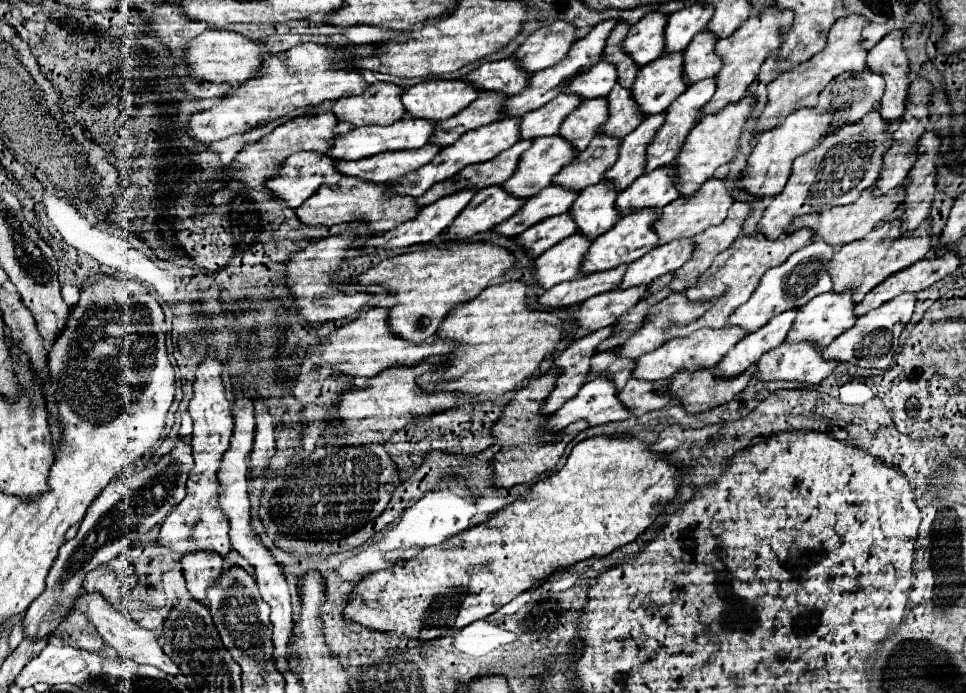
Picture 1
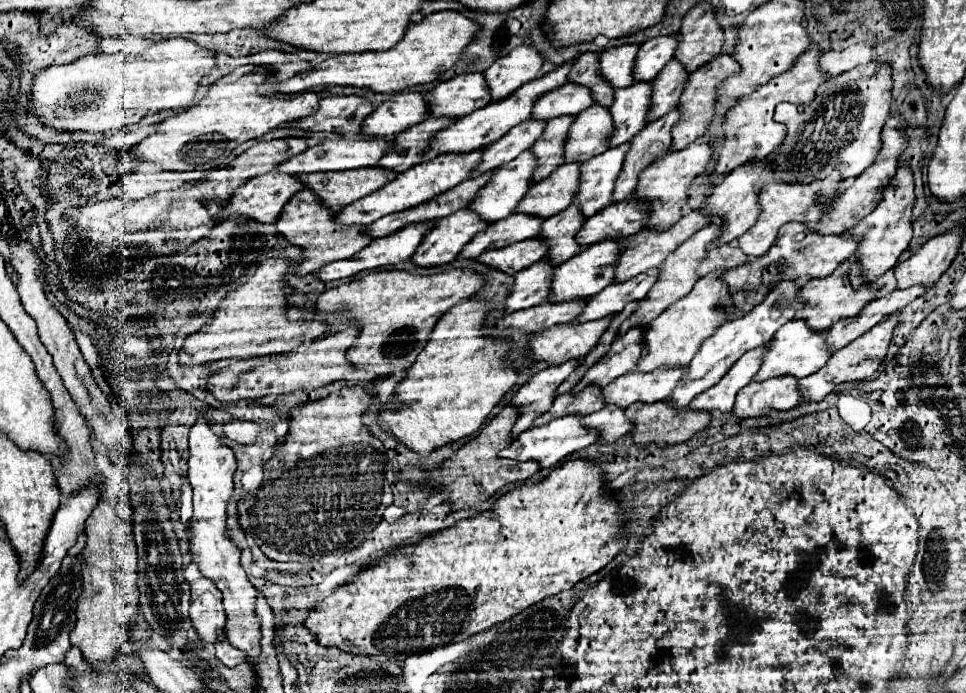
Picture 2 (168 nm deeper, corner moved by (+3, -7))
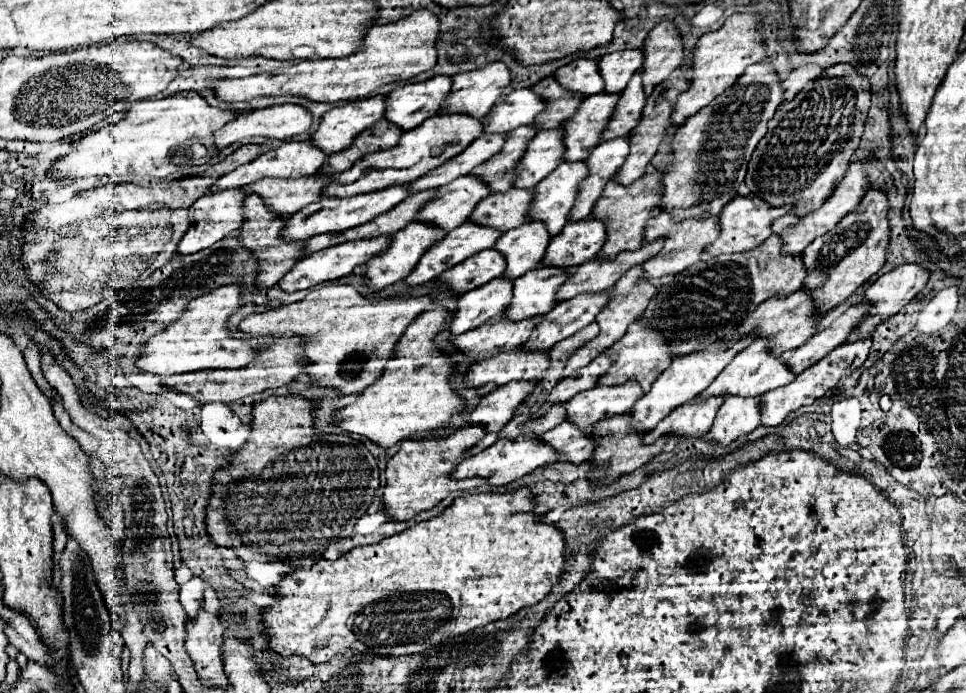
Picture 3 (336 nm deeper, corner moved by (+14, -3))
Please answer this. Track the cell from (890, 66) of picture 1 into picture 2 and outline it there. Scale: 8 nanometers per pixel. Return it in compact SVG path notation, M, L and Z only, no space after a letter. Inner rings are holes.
M866 63L858 65L852 71L846 71L838 77L826 79L820 85L820 91L816 91L816 99L804 107L780 103L776 107L776 121L784 123L788 127L788 135L780 147L770 155L772 165L776 167L776 181L780 183L814 183L820 179L830 177L834 169L840 171L842 179L858 177L872 165L872 159L880 151L880 131L884 127L884 119L890 113L890 101L892 101L892 69L886 63Z

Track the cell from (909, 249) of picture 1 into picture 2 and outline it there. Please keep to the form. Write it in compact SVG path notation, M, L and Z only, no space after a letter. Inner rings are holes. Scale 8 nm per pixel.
M844 261L832 275L824 279L810 279L798 295L798 299L804 303L804 309L800 309L794 315L794 319L804 319L812 331L822 333L822 331L828 331L840 319L854 317L858 311L862 311L862 307L876 297L876 291L870 285L864 285L858 291L854 291L848 281L848 269L850 269L850 261Z

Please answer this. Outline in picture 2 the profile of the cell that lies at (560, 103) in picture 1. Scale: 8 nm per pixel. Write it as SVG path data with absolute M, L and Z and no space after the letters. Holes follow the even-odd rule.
M524 121L516 127L512 127L502 139L498 139L496 143L492 143L484 149L480 165L476 167L472 177L488 173L488 171L502 167L508 161L516 159L522 151L532 147L532 143L542 135L544 127L546 127L544 121Z

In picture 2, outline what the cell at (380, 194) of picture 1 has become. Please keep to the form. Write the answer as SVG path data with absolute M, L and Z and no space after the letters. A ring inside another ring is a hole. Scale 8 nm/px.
M302 189L298 191L280 213L280 219L276 219L276 235L282 235L288 243L304 249L302 263L294 269L296 275L308 275L316 273L322 265L328 265L338 259L348 259L350 255L358 253L370 243L370 237L364 235L364 227L344 227L332 219L332 211L324 207L320 201L316 201L316 195L312 191Z

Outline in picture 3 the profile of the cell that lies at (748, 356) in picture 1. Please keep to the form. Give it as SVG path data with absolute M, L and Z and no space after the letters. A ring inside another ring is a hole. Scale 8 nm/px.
M697 395L695 399L675 407L665 419L657 423L655 429L651 429L645 435L645 443L653 443L659 435L667 435L667 433L689 435L689 437L705 435L711 429L717 409L723 405L723 399L725 397L701 399L701 395Z

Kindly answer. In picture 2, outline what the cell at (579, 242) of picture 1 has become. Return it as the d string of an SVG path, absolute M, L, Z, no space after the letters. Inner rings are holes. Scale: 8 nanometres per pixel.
M538 261L520 273L514 275L514 287L506 299L504 313L520 311L534 307L538 303L546 303L550 293L550 281L552 281L554 265L548 261Z

